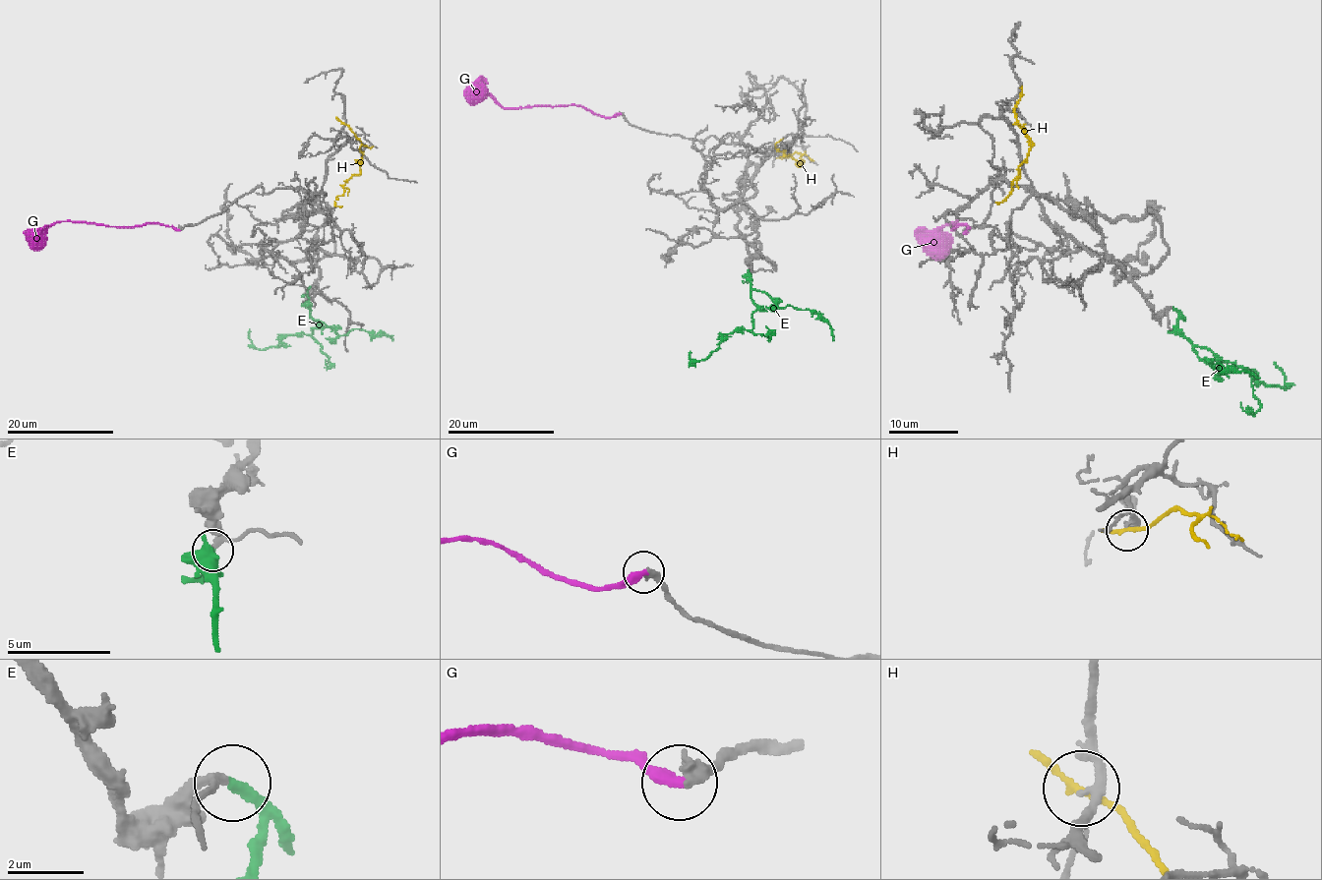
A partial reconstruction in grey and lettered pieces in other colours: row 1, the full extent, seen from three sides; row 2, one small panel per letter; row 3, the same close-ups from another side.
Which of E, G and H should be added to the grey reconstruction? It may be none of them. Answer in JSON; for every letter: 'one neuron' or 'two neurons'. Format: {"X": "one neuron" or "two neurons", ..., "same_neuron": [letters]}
{"E": "one neuron", "G": "one neuron", "H": "two neurons", "same_neuron": ["E", "G"]}

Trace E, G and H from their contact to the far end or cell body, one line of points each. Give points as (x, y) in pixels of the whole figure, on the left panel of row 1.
E: (309, 287), (308, 303), (316, 325), (311, 334), (285, 336), (278, 346), (264, 350), (253, 344), (249, 328)
G: (179, 230), (151, 223), (105, 226), (61, 221), (53, 222), (42, 239), (30, 248)
H: (342, 122), (360, 141), (362, 155), (358, 174), (347, 180), (343, 193), (334, 201), (337, 206), (342, 206)

